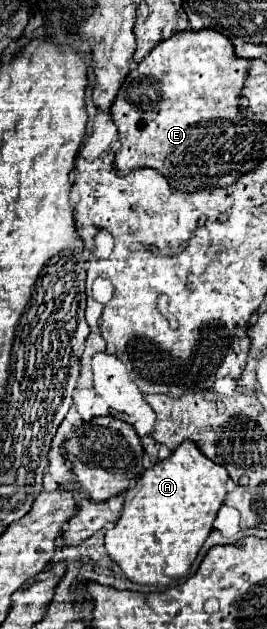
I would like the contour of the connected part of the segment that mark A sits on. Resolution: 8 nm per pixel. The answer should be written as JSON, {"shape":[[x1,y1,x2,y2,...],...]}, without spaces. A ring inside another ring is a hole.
{"shape":[[182,442,168,460,162,460,148,468,134,488,126,490,124,510,112,530,106,532,108,556,124,570,128,580,136,584,160,584,168,586,180,578,186,578,192,562,196,560,206,536,212,532,212,522,224,504,228,472,224,466,208,460,194,442]]}

